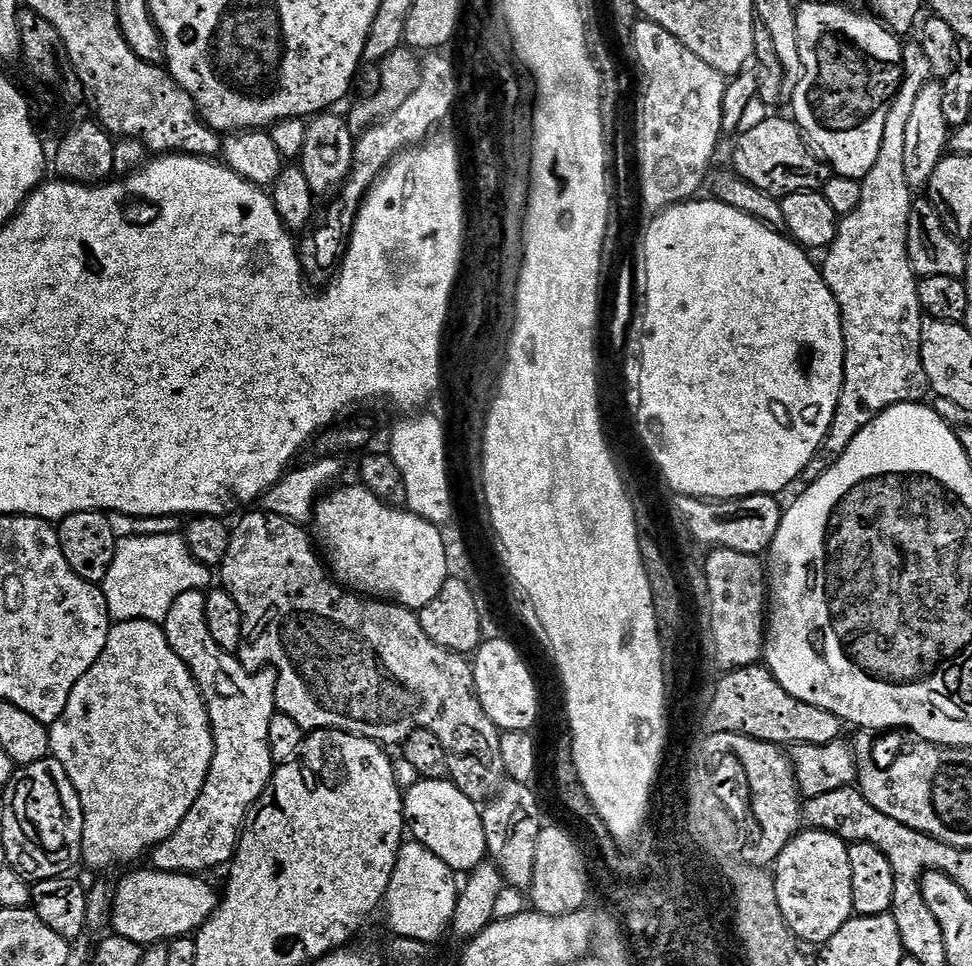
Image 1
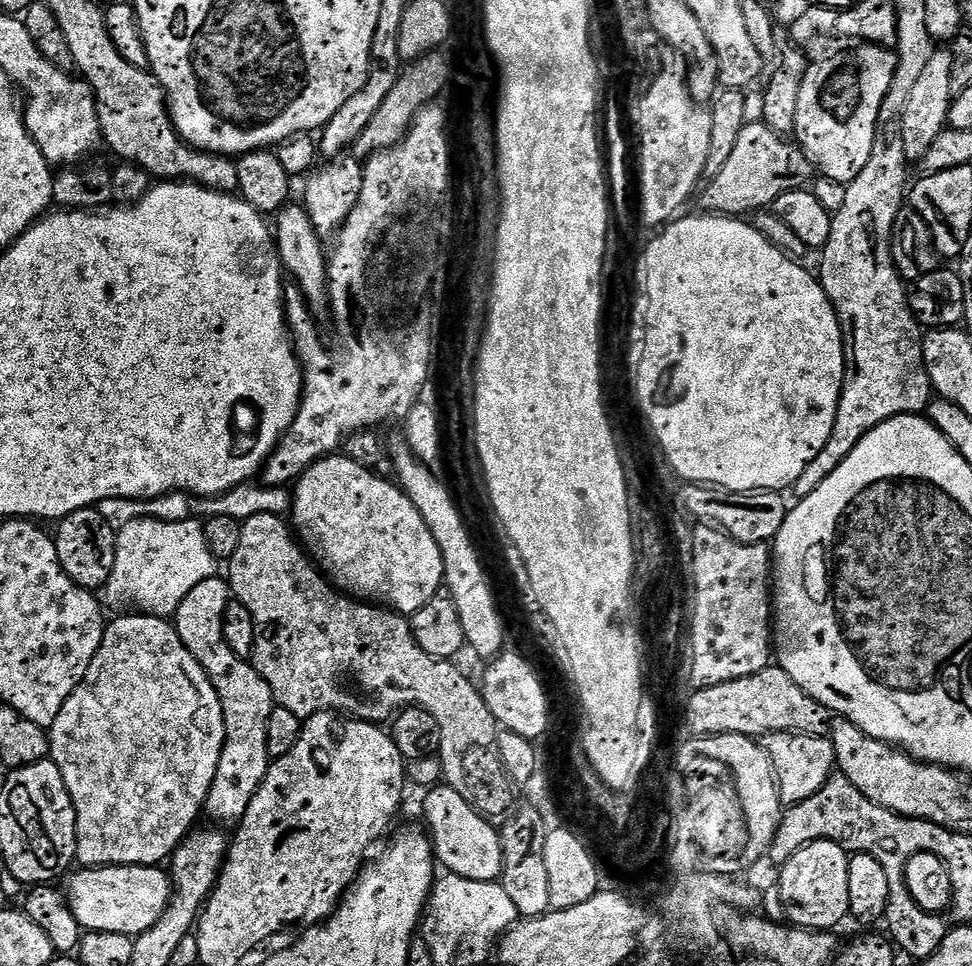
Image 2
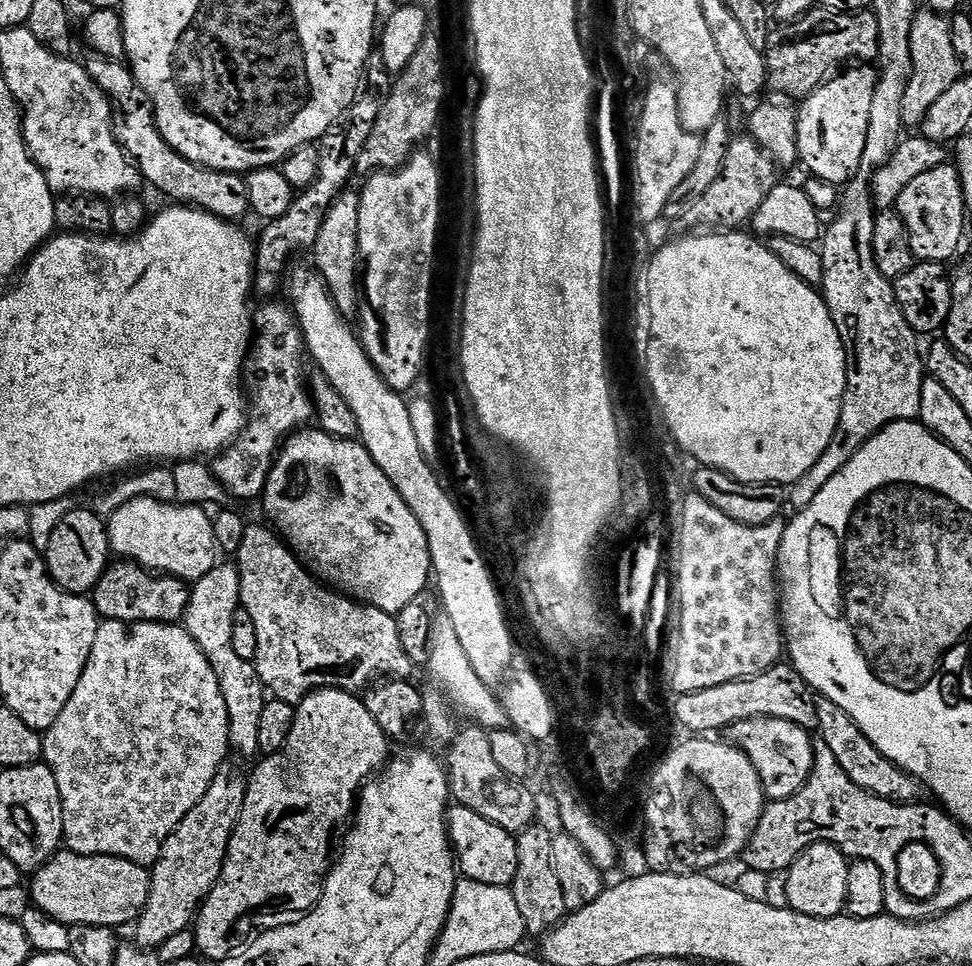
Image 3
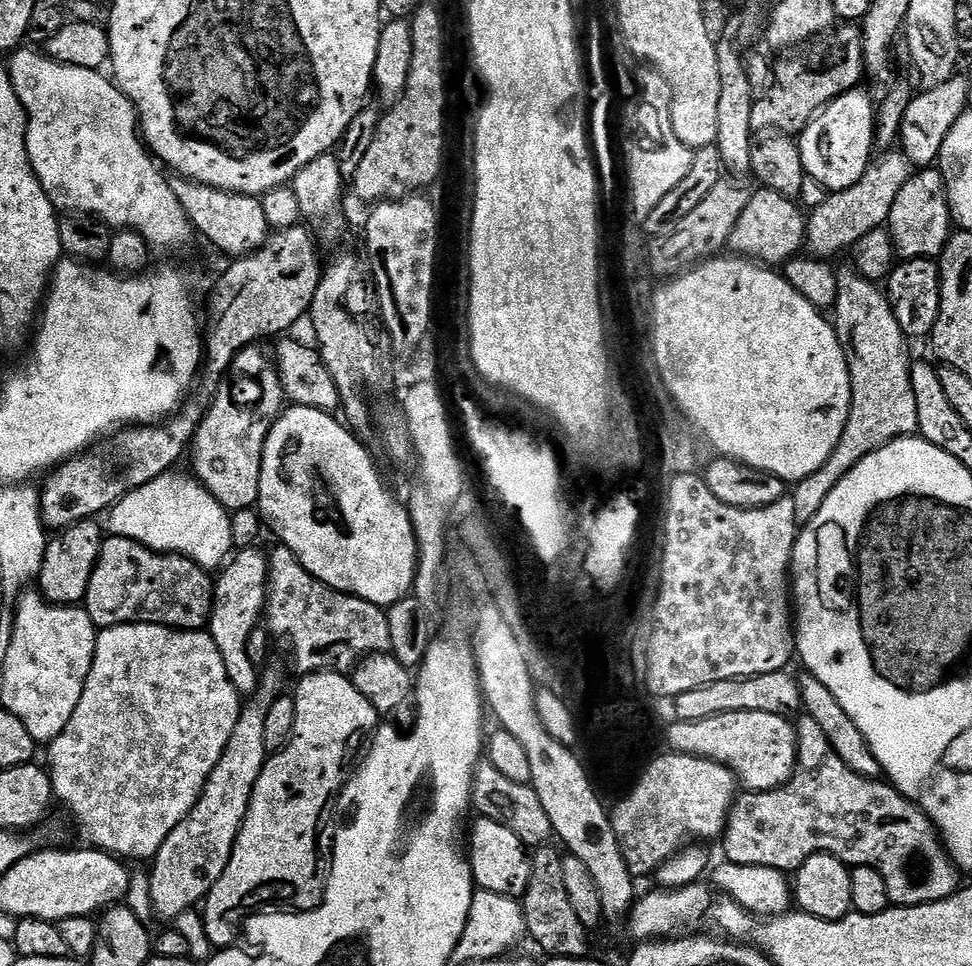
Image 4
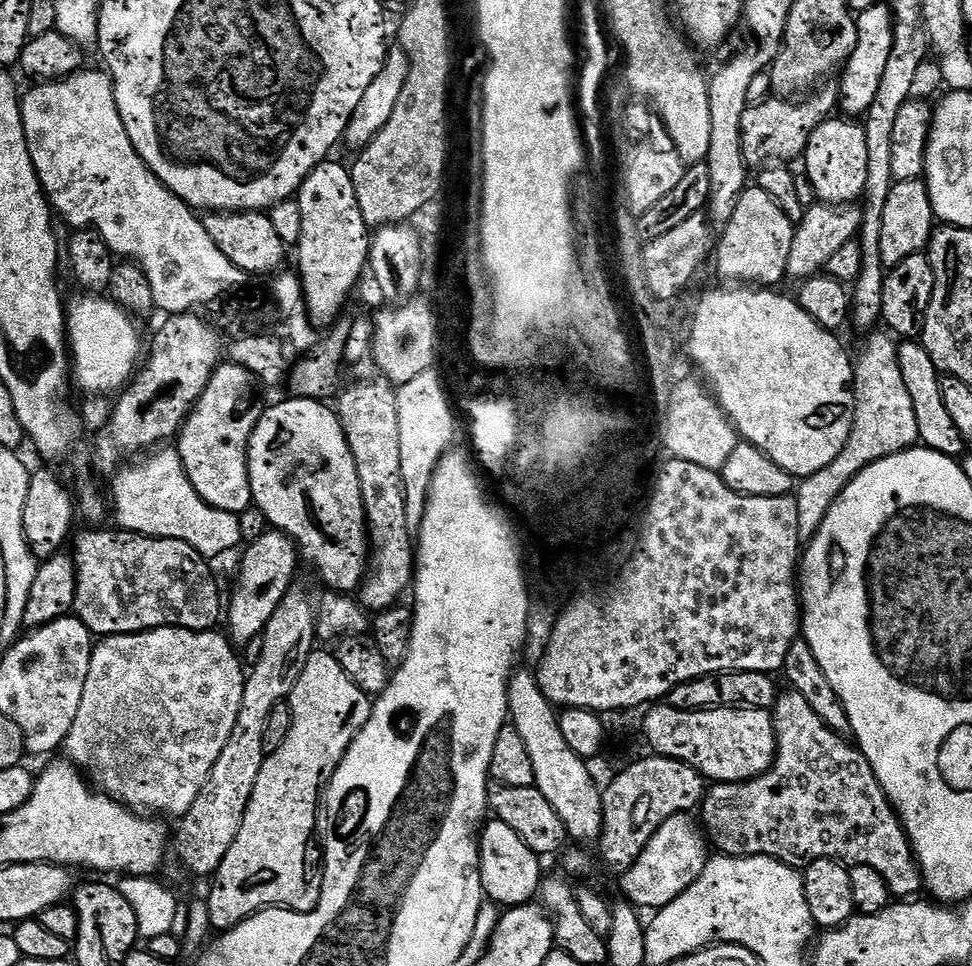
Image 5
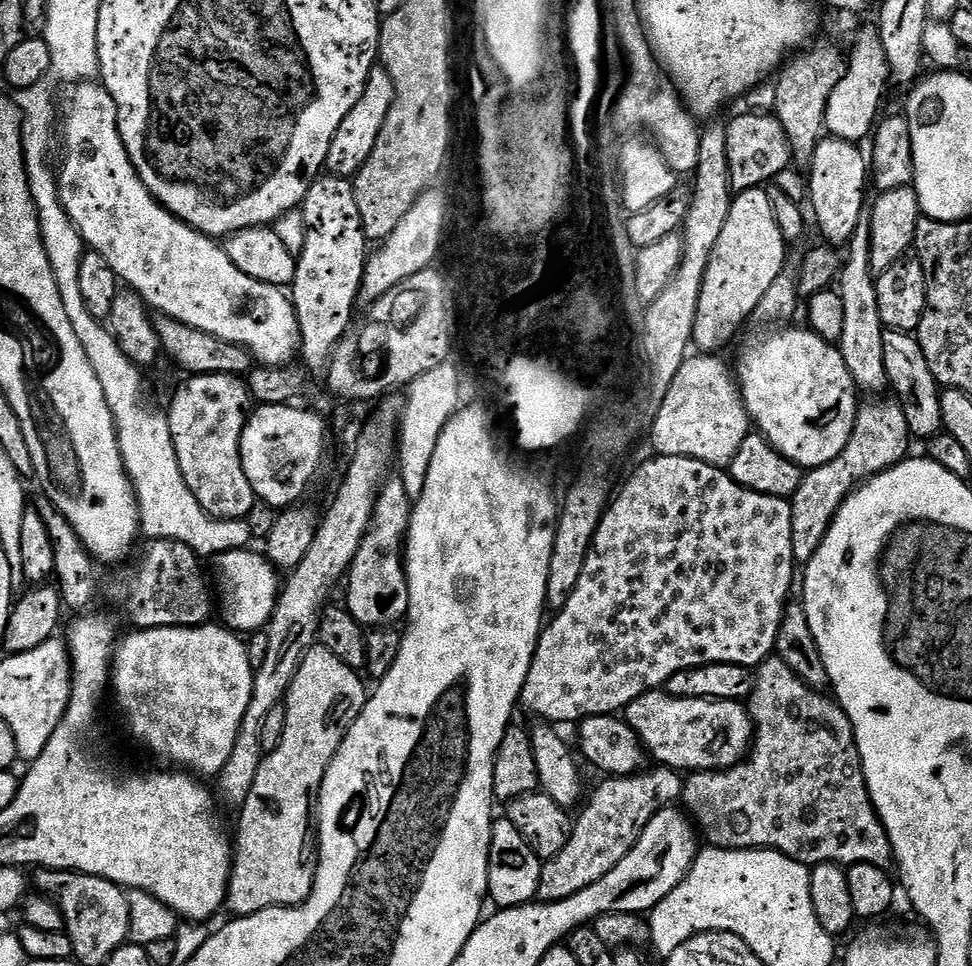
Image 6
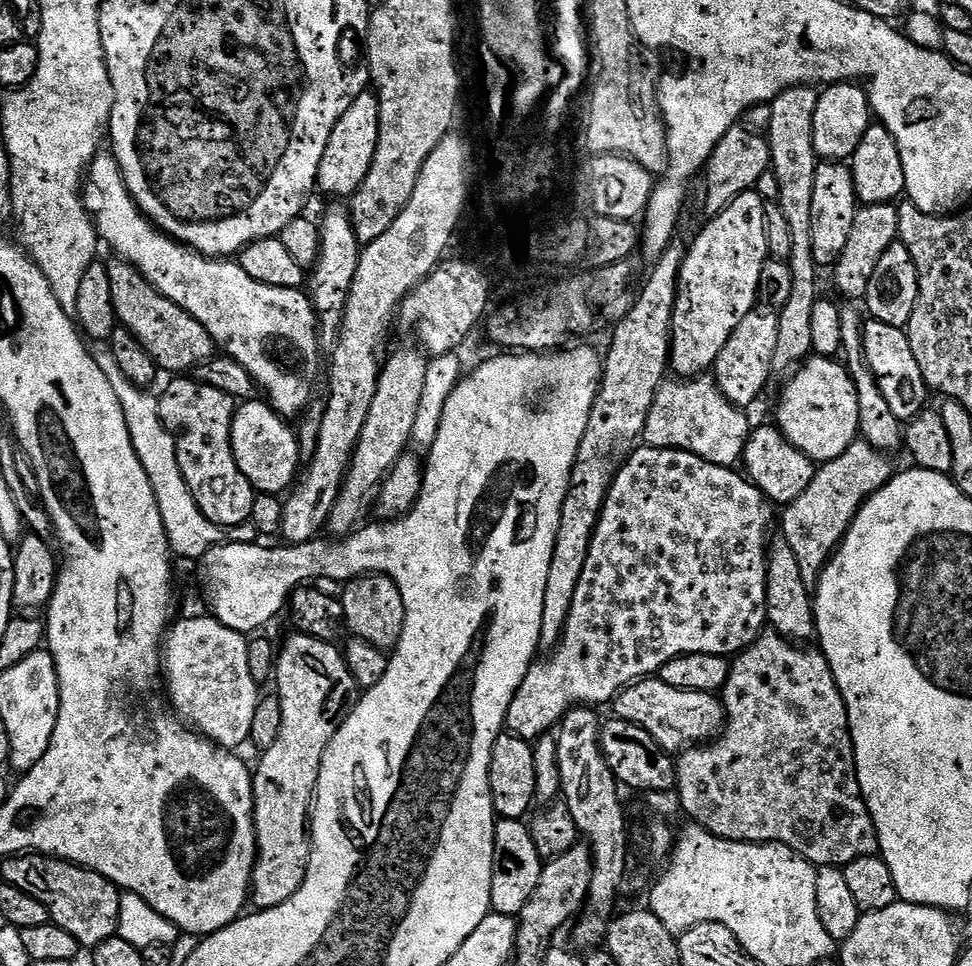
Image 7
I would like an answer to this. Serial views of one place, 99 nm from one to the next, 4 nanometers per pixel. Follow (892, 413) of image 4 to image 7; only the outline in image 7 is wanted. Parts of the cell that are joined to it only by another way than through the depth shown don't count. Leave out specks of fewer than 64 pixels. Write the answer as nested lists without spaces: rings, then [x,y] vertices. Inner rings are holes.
[[[857,438],[838,458],[823,461],[817,467],[814,482],[810,482],[810,486],[806,486],[806,490],[783,509],[782,539],[794,550],[794,558],[798,558],[802,582],[810,586],[819,584],[820,573],[832,559],[832,553],[839,549],[848,527],[860,512],[861,504],[892,481],[894,467],[888,460],[891,459],[870,446],[870,442]]]

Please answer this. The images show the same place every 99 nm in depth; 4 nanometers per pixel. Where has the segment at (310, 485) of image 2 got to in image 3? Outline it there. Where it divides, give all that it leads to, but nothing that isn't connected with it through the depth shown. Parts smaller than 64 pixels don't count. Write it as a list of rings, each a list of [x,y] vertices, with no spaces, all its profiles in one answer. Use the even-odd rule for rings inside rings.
[[[316,426],[293,432],[283,441],[272,465],[262,503],[272,519],[271,527],[301,561],[335,591],[362,604],[373,604],[383,612],[399,614],[429,587],[433,571],[426,534],[410,506],[406,506],[398,490],[394,490],[390,478],[378,470],[378,462],[374,462],[364,445],[355,439],[341,440]]]

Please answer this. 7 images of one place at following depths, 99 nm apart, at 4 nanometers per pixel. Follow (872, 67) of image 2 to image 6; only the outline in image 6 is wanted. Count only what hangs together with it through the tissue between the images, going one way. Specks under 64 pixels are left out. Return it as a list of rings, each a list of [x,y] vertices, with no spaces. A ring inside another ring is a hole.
[[[825,138],[821,140],[810,165],[812,177],[807,177],[807,191],[810,193],[810,203],[812,202],[812,212],[816,215],[816,220],[820,223],[820,232],[825,241],[833,246],[847,245],[848,239],[854,234],[854,226],[858,226],[861,216],[866,212],[866,200],[864,204],[864,183],[867,185],[870,180],[870,164],[859,152],[857,145],[850,140],[837,140],[835,138]]]

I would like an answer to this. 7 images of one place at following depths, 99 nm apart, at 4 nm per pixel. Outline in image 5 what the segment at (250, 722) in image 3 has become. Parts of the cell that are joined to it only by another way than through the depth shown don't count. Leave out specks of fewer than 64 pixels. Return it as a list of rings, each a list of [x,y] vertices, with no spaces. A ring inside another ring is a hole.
[[[269,530],[262,534],[262,538],[258,538],[258,542],[247,545],[243,552],[240,588],[233,590],[232,601],[229,599],[226,604],[226,632],[236,646],[245,646],[251,639],[263,633],[274,610],[278,610],[282,598],[286,598],[286,594],[293,587],[292,579],[296,576],[296,567],[302,564],[296,543],[285,532]]]

